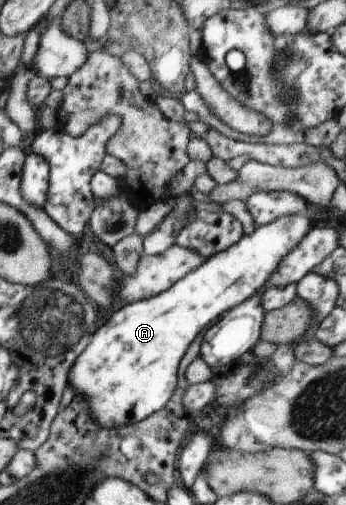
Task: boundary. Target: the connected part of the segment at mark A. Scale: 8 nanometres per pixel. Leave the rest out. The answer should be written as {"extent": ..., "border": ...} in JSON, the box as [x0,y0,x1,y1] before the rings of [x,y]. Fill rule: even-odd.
{"extent":[67,215,311,427],"border":[[[309,215],[281,216],[271,223],[258,226],[253,233],[243,234],[234,246],[207,258],[201,266],[190,271],[166,291],[149,299],[118,305],[104,325],[88,333],[82,354],[77,356],[67,374],[67,383],[72,383],[74,393],[80,389],[88,397],[91,407],[89,416],[100,426],[111,427],[140,422],[162,410],[176,388],[180,359],[195,337],[228,311],[258,293],[278,271],[282,259],[303,241],[311,229]]]}

